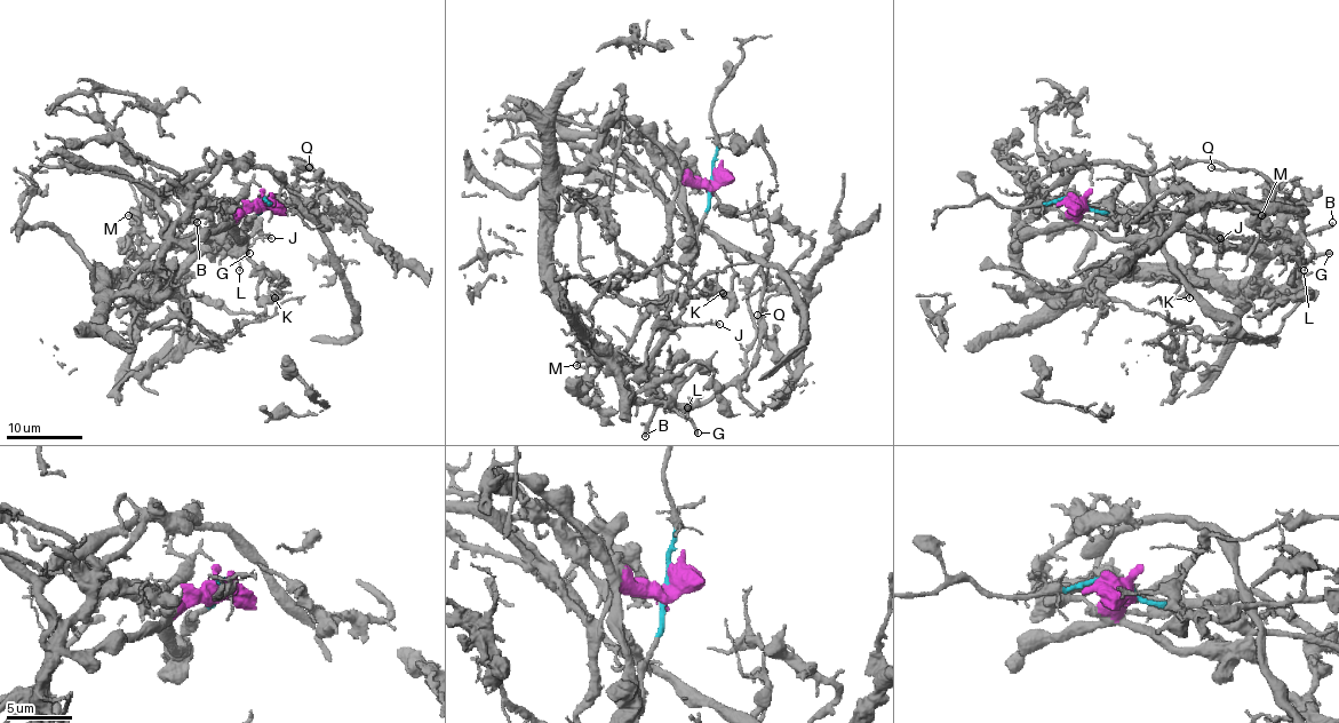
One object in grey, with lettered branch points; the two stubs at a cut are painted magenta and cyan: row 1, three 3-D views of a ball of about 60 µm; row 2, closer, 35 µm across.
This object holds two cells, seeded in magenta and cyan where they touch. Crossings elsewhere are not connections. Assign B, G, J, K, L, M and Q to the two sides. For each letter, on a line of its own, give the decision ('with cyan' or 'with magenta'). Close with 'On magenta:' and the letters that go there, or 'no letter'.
B: with cyan
G: with cyan
J: with cyan
K: with magenta
L: with cyan
M: with magenta
Q: with cyan
On magenta: K, M

